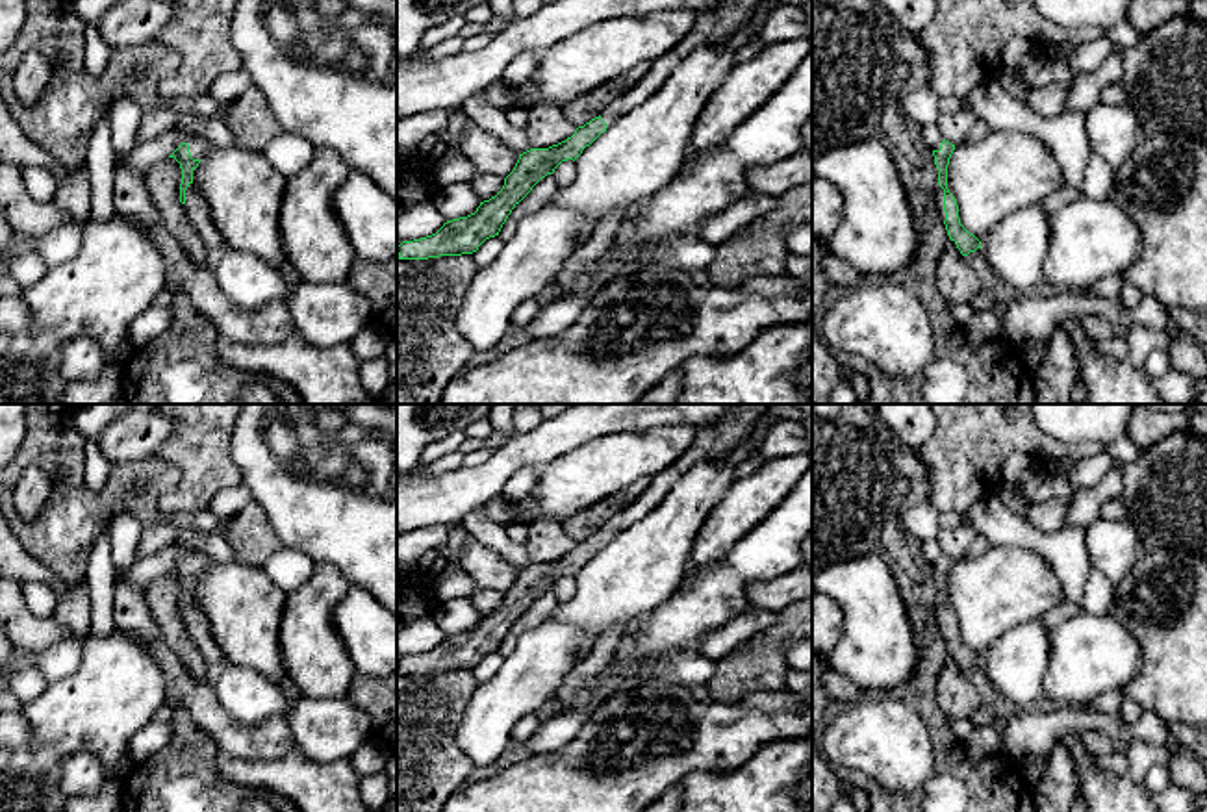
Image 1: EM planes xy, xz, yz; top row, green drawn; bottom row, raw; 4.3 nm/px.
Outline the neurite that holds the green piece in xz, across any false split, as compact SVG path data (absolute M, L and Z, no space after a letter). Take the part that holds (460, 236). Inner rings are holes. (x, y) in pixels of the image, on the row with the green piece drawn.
M725 0L714 9L697 13L695 26L671 50L651 61L647 74L616 98L599 117L578 126L571 137L549 148L530 148L519 154L514 171L504 178L502 189L480 202L475 213L447 221L436 234L402 241L397 247L399 260L428 260L439 256L473 254L478 247L499 235L512 209L532 187L553 174L567 159L577 159L608 126L623 113L643 104L679 67L679 63L701 44L723 44L740 32L756 13L762 0Z

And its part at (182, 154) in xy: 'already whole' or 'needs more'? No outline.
needs more

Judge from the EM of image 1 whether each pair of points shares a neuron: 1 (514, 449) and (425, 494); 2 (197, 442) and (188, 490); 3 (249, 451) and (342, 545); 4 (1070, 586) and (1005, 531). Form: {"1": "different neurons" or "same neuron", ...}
{"1": "same neuron", "2": "same neuron", "3": "same neuron", "4": "same neuron"}

